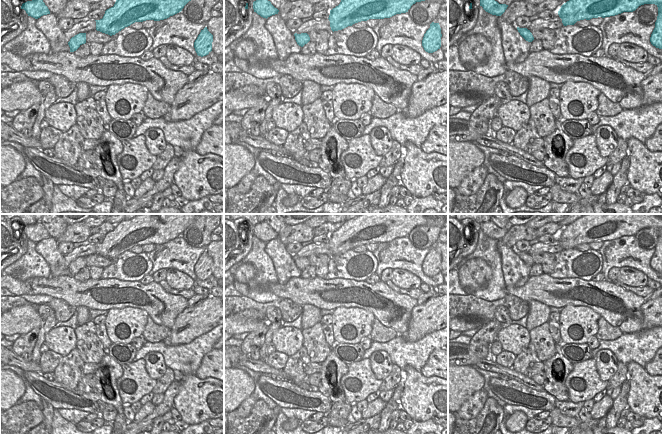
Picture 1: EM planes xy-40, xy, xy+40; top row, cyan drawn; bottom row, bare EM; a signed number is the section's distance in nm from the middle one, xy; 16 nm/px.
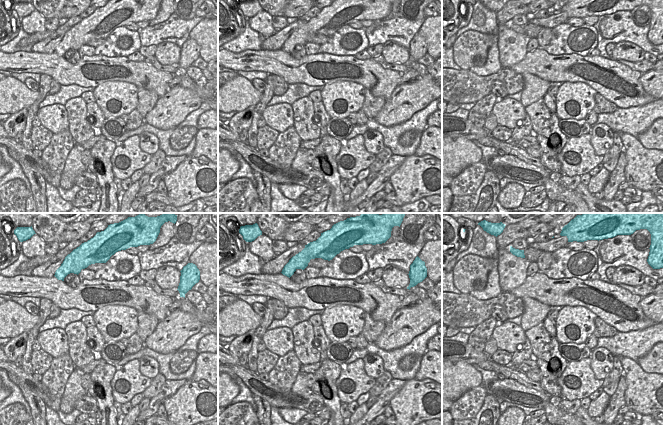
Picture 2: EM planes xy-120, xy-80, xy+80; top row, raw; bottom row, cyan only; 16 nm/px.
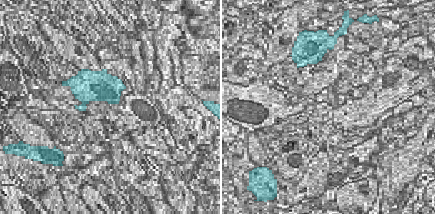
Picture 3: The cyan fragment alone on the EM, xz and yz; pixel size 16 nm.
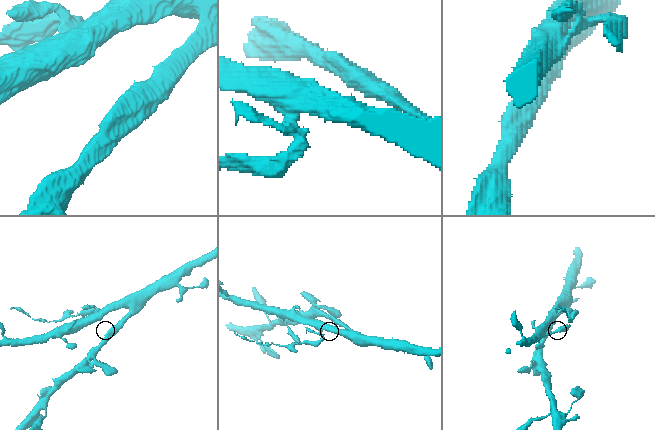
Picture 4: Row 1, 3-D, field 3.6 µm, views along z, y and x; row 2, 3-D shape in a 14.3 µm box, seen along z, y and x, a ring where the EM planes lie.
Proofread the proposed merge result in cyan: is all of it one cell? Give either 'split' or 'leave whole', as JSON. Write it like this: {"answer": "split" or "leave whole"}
{"answer": "split"}

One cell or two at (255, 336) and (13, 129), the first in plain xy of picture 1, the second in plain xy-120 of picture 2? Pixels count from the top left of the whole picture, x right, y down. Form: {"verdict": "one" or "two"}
{"verdict": "one"}

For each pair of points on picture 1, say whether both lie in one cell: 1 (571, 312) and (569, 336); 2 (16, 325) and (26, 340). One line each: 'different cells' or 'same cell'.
1: same cell
2: different cells

